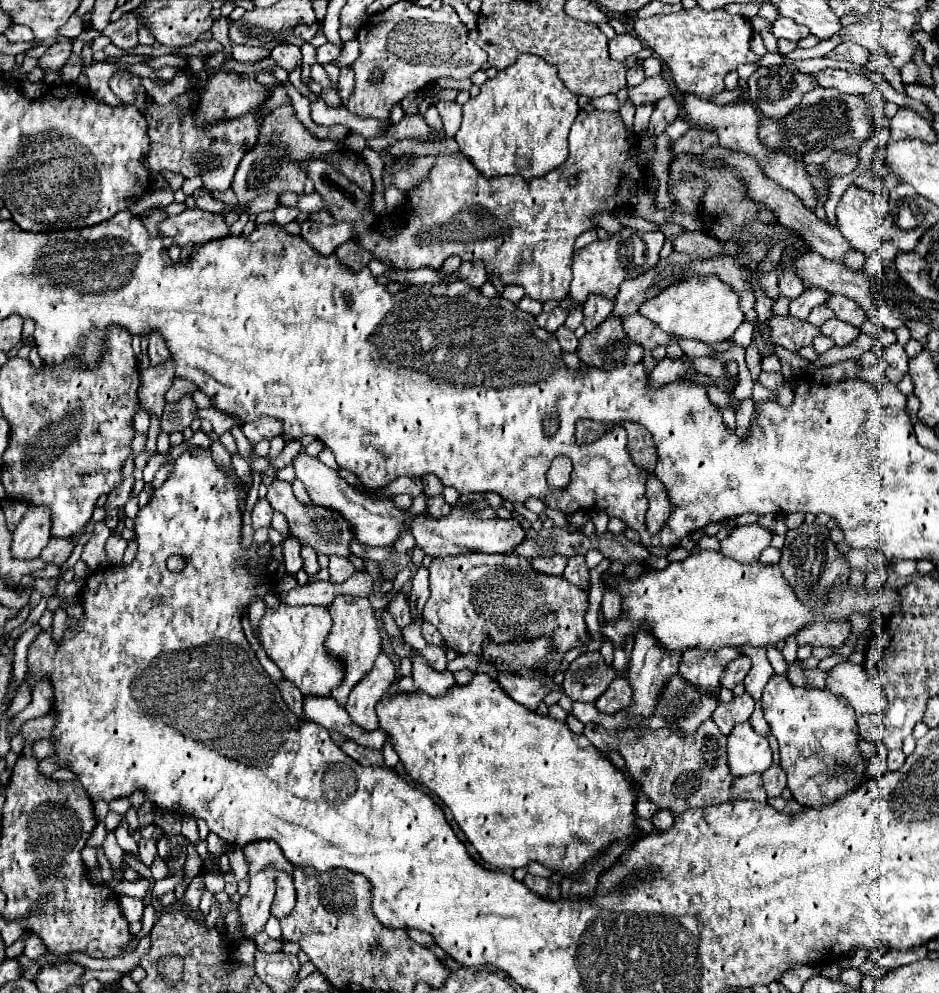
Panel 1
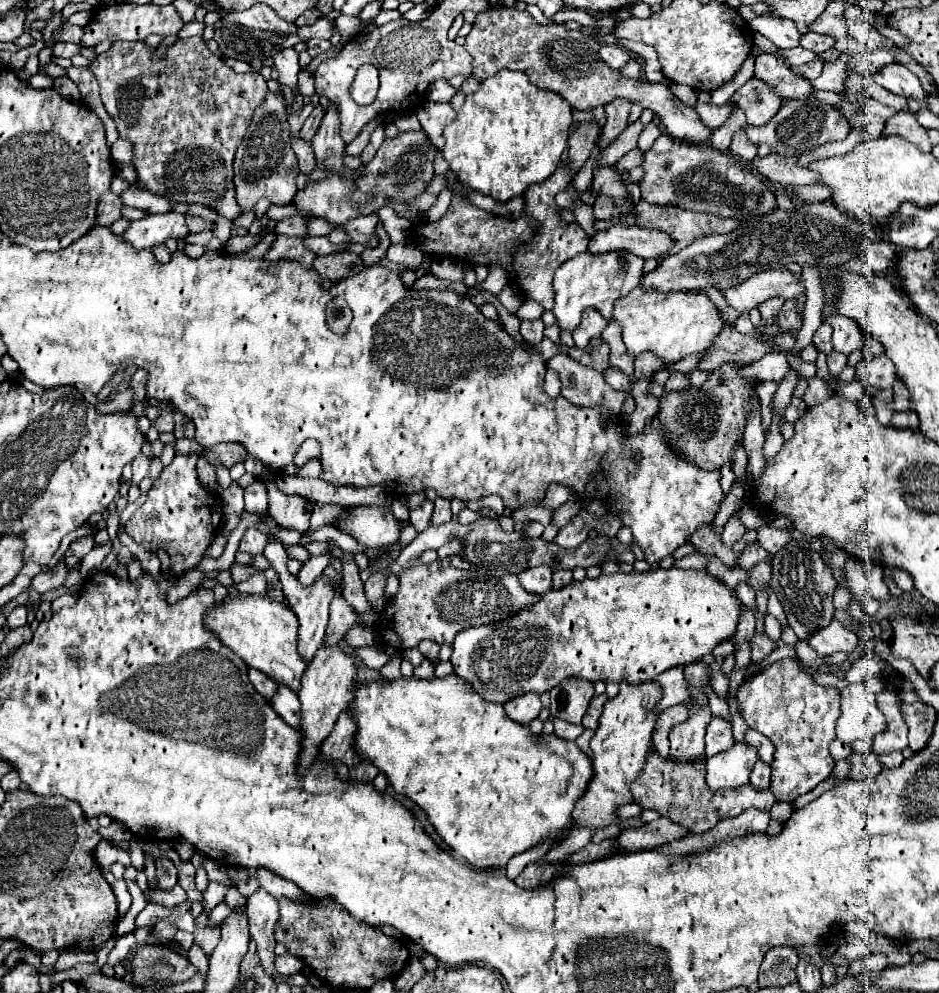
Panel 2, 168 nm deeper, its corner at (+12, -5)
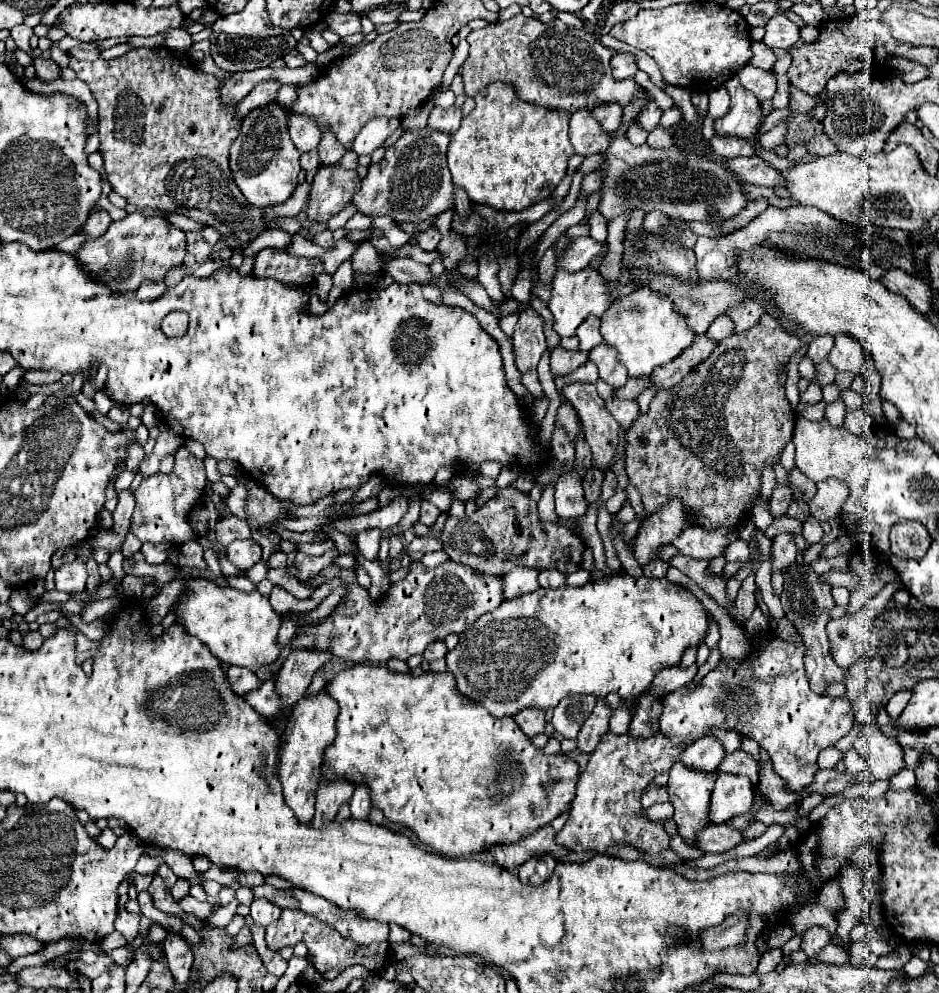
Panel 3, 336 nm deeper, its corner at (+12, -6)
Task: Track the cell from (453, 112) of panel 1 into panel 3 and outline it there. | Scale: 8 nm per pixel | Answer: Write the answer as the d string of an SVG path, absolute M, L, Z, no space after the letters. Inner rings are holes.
M436 106L428 118L428 126L446 134L454 134L460 128L462 122L462 110L452 106L452 108L440 108Z

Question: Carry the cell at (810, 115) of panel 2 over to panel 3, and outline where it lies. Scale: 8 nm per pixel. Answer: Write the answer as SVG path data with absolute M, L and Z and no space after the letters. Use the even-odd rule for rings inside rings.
M824 134L824 136L814 136L812 140L808 140L806 150L808 150L808 154L814 154L814 156L830 156L836 152L836 146Z

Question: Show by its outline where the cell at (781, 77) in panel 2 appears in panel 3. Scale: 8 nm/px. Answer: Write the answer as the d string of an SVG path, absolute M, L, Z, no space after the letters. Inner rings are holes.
M748 64L738 72L738 78L744 90L752 92L758 100L772 100L776 94L776 76L770 70L760 70Z

